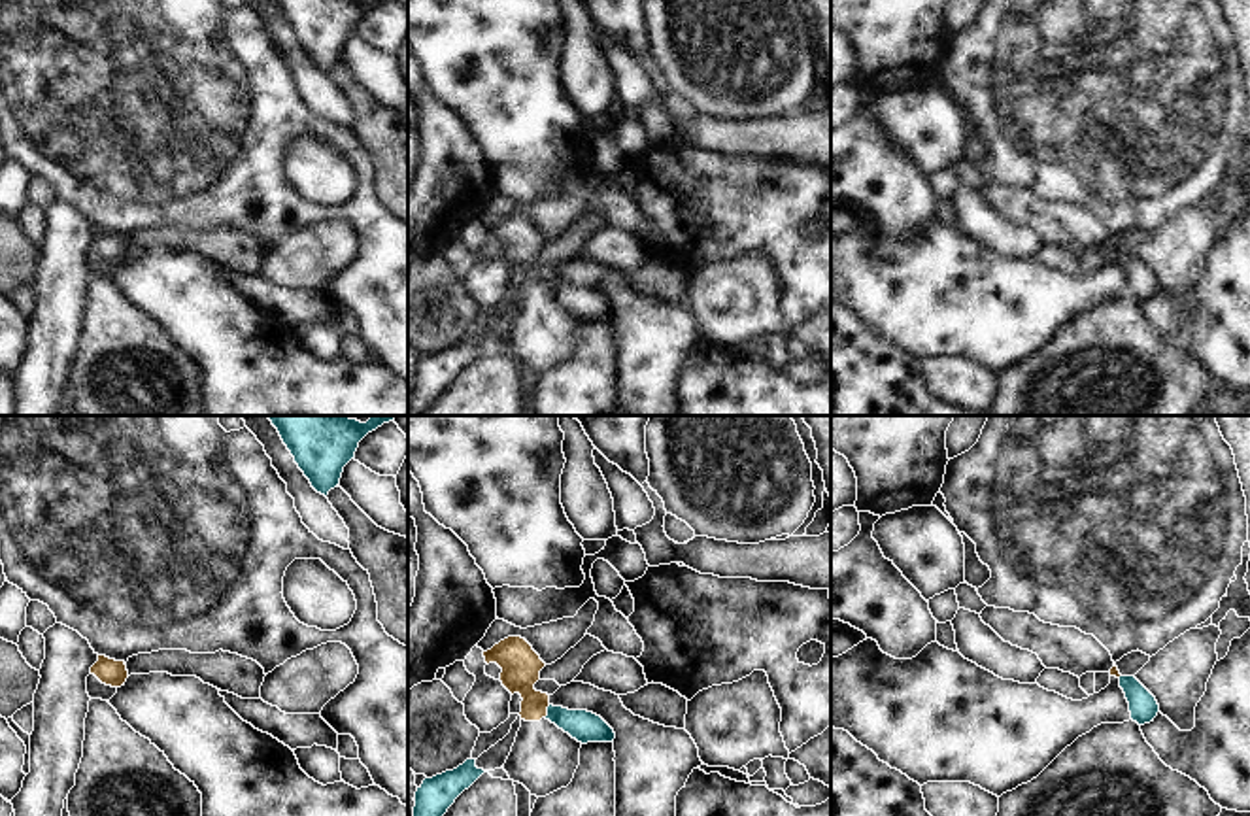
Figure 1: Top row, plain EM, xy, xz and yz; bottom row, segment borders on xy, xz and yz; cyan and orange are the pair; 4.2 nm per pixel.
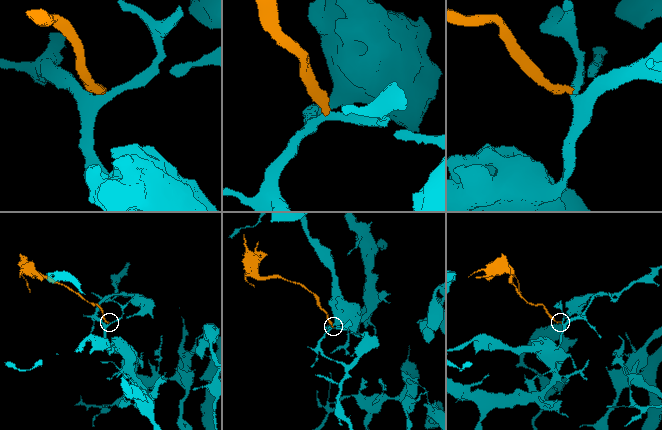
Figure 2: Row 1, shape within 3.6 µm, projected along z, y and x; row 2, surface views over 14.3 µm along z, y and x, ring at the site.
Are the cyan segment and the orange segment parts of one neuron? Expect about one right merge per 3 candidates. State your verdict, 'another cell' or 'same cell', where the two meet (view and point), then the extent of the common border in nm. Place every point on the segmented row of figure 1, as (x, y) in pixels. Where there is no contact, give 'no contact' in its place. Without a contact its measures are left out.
another cell | xz (548, 711) | 60 nm

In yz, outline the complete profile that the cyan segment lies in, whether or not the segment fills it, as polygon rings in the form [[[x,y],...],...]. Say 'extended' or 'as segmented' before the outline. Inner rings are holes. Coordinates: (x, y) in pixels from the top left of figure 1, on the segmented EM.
as segmented; [[[1120,676],[1120,688],[1129,703],[1131,720],[1139,725],[1154,722],[1159,712],[1156,697],[1135,676]]]

